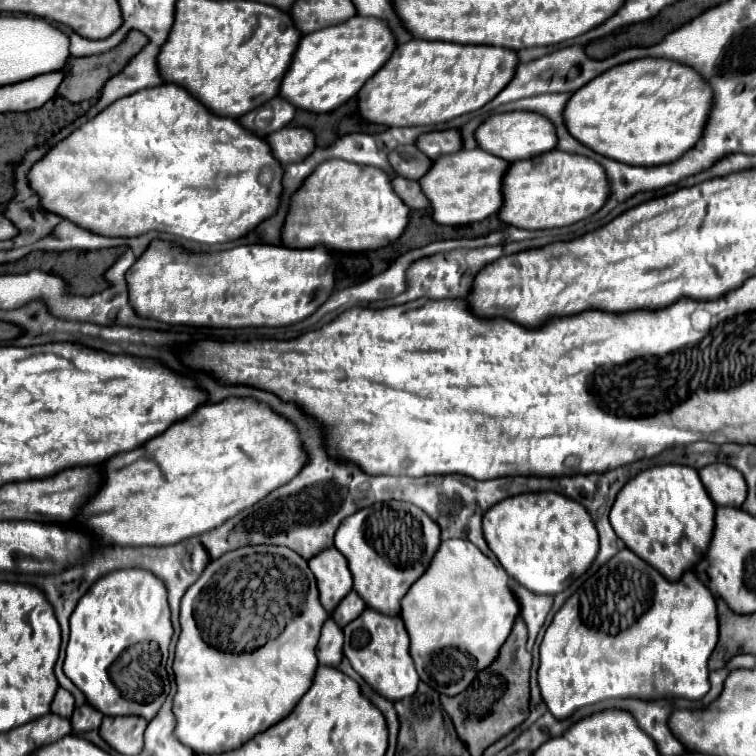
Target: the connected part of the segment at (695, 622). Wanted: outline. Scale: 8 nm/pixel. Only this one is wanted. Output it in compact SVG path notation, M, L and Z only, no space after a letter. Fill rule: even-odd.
M631 549L619 551L611 559L611 567L603 565L593 577L587 579L585 585L581 585L567 601L565 605L555 613L543 643L541 643L541 667L539 667L539 687L541 695L547 703L547 709L553 713L557 719L567 719L573 715L579 707L593 705L605 699L617 699L617 697L637 697L647 699L651 695L661 695L661 697L685 697L685 699L701 699L709 691L709 679L707 679L707 661L717 645L717 635L719 635L719 625L717 625L717 611L715 611L715 597L711 591L695 577L693 571L687 571L679 581L667 581L657 569L653 569L649 563L645 563L641 557L637 557Z

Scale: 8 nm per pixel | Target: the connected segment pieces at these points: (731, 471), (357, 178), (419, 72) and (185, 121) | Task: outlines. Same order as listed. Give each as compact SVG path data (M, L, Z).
M711 463L699 469L699 477L709 497L719 507L741 507L747 499L747 483L735 467L727 463Z
M325 161L293 195L283 227L283 243L291 249L327 245L339 251L379 249L399 239L409 223L409 207L393 191L391 177L381 169Z
M413 39L399 45L391 59L357 95L361 115L379 125L439 125L471 113L497 97L515 75L517 51L495 45L459 45Z
M163 83L159 87L141 89L133 95L121 97L119 101L111 103L97 117L93 117L85 125L81 125L67 139L59 141L55 147L51 147L51 151L41 161L37 161L29 171L31 187L39 195L41 205L45 209L49 209L51 213L59 213L63 219L69 219L83 229L89 229L93 233L107 235L107 237L135 237L135 235L143 235L143 233L155 229L155 231L169 231L173 235L179 235L179 237L185 237L185 239L191 239L197 243L205 243L205 245L241 239L249 231L253 231L261 221L273 217L279 207L279 189L283 189L281 179L283 179L283 165L279 161L275 161L271 147L265 143L265 139L255 137L249 129L239 127L237 119L211 113L185 87L179 87L175 83Z

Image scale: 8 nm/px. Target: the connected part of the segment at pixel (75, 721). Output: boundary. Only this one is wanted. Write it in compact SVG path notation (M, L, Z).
M85 703L85 705L77 707L77 709L75 709L75 713L71 715L73 733L85 733L85 731L99 729L101 719L103 719L103 713L99 713L93 705Z

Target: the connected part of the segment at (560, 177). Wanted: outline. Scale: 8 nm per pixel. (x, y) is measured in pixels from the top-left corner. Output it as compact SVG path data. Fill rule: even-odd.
M553 149L543 155L511 163L505 177L505 203L499 211L499 217L501 221L521 229L573 225L591 217L607 203L607 173L603 173L603 167L597 161L583 155Z

